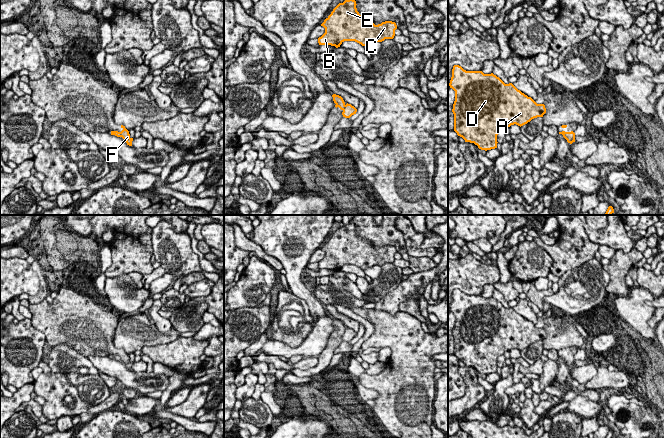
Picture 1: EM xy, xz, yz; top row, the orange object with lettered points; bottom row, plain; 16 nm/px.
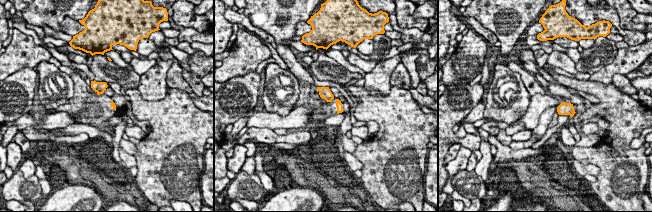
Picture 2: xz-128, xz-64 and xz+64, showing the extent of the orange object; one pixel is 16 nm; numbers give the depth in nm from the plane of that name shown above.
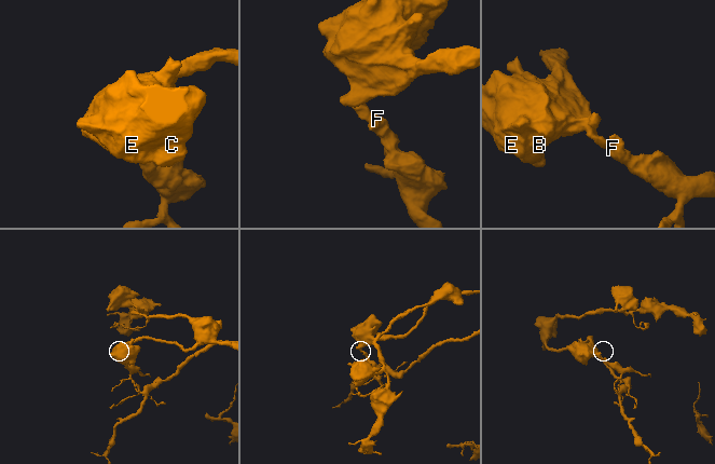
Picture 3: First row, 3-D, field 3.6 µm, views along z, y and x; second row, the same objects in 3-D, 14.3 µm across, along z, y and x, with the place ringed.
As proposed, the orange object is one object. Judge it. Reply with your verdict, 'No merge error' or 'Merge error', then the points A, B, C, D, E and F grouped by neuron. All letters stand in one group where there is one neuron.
Merge error. Groups: A B C D E / F

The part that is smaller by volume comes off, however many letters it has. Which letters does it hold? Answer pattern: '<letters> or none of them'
F

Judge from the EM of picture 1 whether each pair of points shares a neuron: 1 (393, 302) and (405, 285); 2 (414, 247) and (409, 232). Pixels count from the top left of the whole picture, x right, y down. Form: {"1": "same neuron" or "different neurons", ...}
{"1": "same neuron", "2": "same neuron"}

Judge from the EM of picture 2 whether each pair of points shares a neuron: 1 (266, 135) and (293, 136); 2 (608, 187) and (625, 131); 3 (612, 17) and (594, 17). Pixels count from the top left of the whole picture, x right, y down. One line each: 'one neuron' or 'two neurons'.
1: one neuron
2: one neuron
3: one neuron

